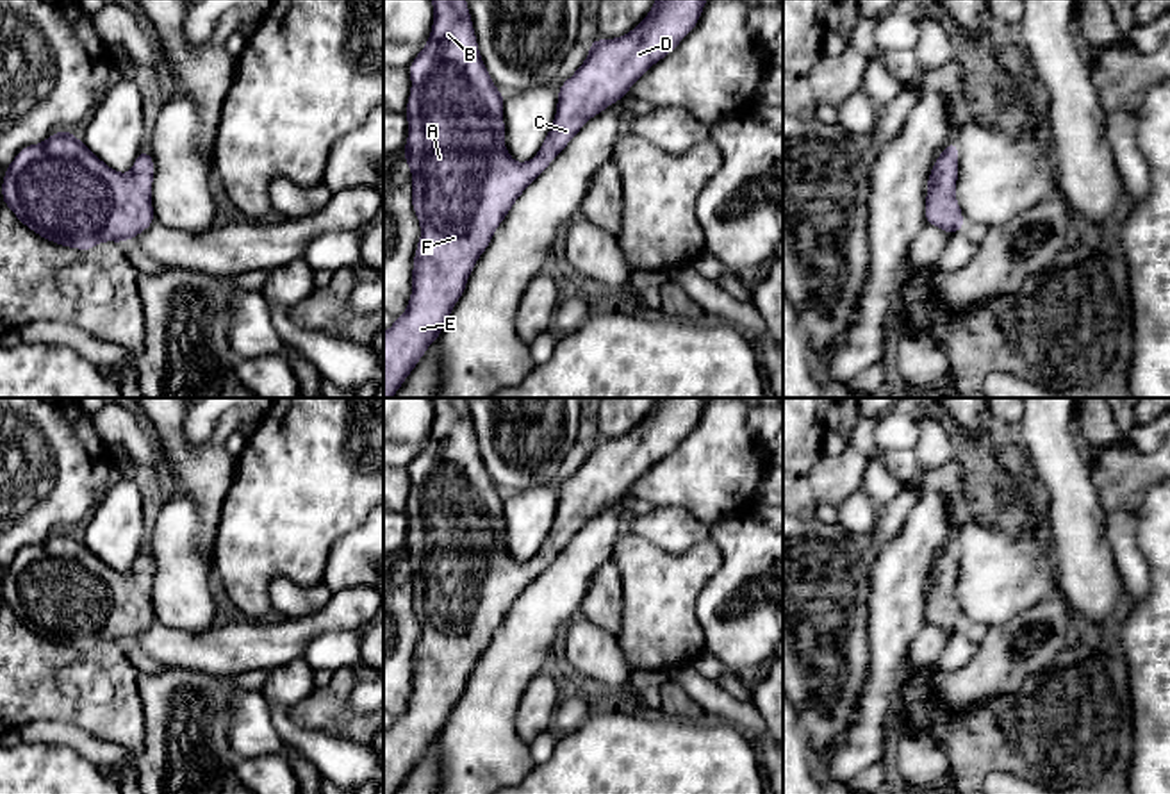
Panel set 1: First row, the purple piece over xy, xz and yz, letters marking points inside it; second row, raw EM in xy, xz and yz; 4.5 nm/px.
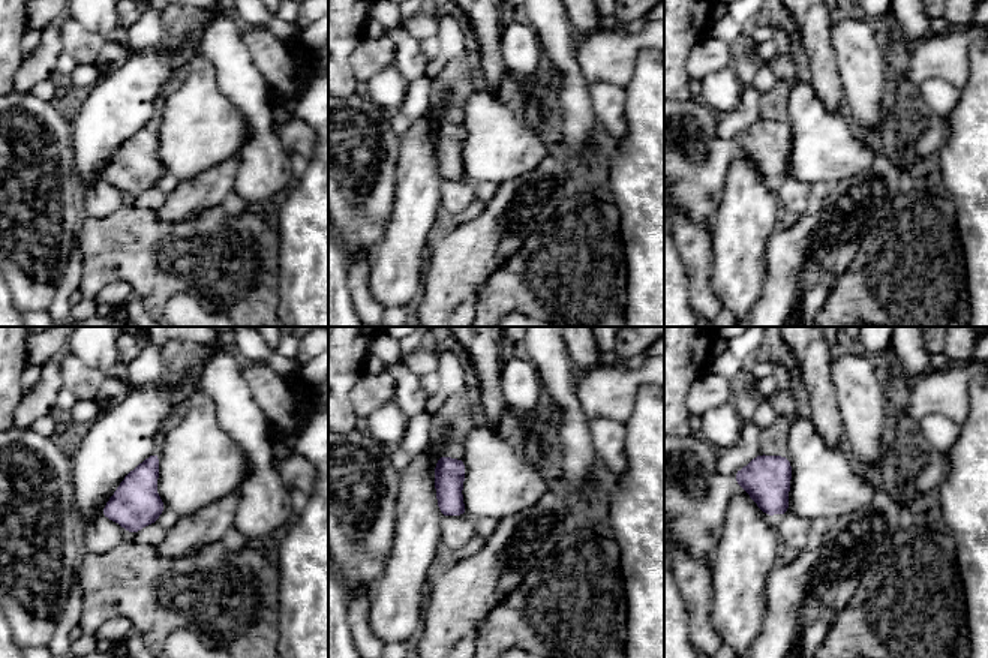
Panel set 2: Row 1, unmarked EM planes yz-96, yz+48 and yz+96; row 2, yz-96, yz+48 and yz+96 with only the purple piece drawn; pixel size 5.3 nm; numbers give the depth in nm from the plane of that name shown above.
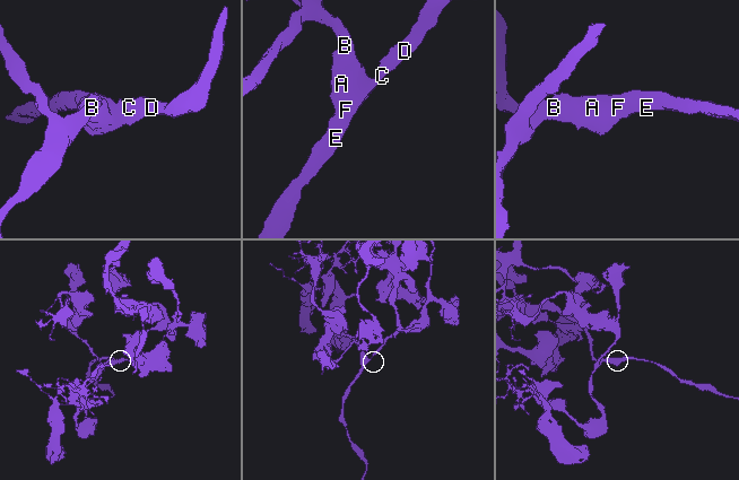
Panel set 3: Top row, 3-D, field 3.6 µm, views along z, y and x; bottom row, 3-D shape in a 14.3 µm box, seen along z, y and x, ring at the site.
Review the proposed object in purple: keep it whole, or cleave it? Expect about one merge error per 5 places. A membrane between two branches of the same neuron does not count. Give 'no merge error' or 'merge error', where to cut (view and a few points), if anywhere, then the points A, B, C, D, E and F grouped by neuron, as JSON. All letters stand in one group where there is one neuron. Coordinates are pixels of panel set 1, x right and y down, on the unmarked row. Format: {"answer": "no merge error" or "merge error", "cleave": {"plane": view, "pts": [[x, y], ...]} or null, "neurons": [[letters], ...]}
{"answer": "no merge error", "cleave": null, "neurons": [["A", "B", "C", "D", "E", "F"]]}

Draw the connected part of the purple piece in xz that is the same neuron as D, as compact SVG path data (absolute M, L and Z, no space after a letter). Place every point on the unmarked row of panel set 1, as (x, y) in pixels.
M466 398L430 400L433 405L433 426L426 446L408 466L412 489L405 507L408 537L403 550L403 558L412 571L412 607L421 624L421 639L414 655L408 707L383 732L383 794L396 794L428 746L439 739L444 723L467 685L476 660L490 644L494 630L501 624L523 591L551 564L592 516L624 498L635 480L681 442L697 425L708 398L656 398L647 416L626 435L592 439L589 457L560 485L555 521L539 553L528 562L515 562L505 548L505 494L498 491L482 460Z

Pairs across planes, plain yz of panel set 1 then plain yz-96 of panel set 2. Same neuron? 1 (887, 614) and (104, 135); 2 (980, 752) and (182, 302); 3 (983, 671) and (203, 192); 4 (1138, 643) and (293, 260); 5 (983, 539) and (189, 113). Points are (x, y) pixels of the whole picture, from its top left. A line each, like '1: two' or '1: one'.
1: one
2: two
3: one
4: one
5: one

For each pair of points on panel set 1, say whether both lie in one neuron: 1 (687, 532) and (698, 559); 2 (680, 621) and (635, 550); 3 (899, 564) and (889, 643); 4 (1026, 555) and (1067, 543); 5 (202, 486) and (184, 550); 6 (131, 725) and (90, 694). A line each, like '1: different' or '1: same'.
1: different
2: same
3: same
4: different
5: different
6: same

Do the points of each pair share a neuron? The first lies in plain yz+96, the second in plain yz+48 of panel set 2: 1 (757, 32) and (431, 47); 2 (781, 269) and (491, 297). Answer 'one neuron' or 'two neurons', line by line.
1: two neurons
2: two neurons

